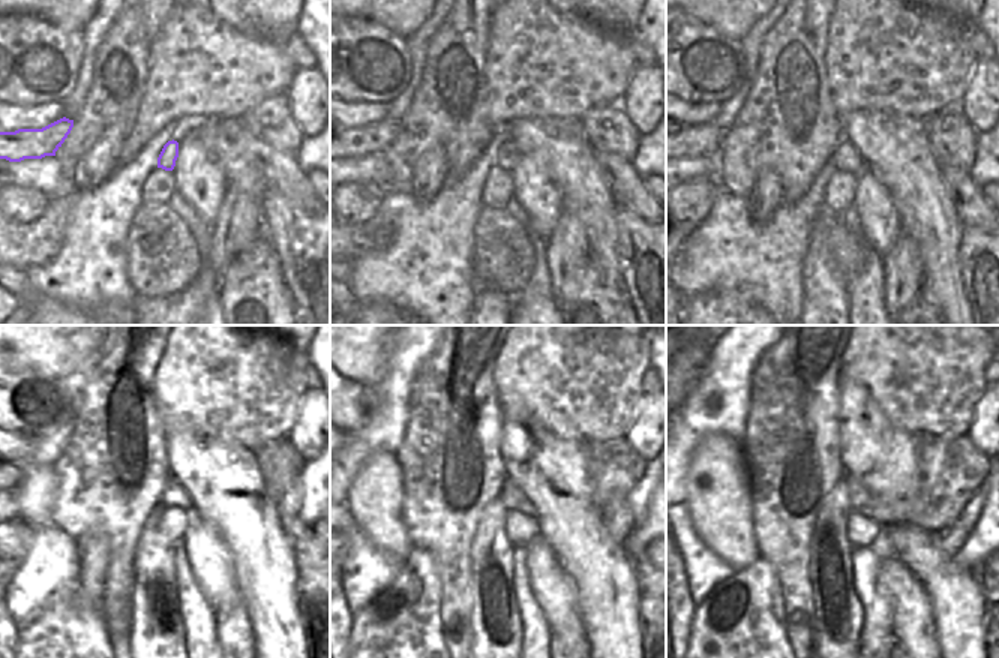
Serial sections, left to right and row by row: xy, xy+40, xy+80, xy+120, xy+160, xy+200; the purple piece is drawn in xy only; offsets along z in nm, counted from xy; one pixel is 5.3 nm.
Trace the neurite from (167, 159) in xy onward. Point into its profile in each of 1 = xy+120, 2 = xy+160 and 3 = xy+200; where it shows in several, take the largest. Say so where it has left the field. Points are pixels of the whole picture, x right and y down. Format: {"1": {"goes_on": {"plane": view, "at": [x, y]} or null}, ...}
{"1": {"goes_on": {"plane": "xy+120", "at": [174, 492]}}, "2": {"goes_on": {"plane": "xy+160", "at": [510, 493]}}, "3": {"goes_on": {"plane": "xy+200", "at": [851, 492]}}}

